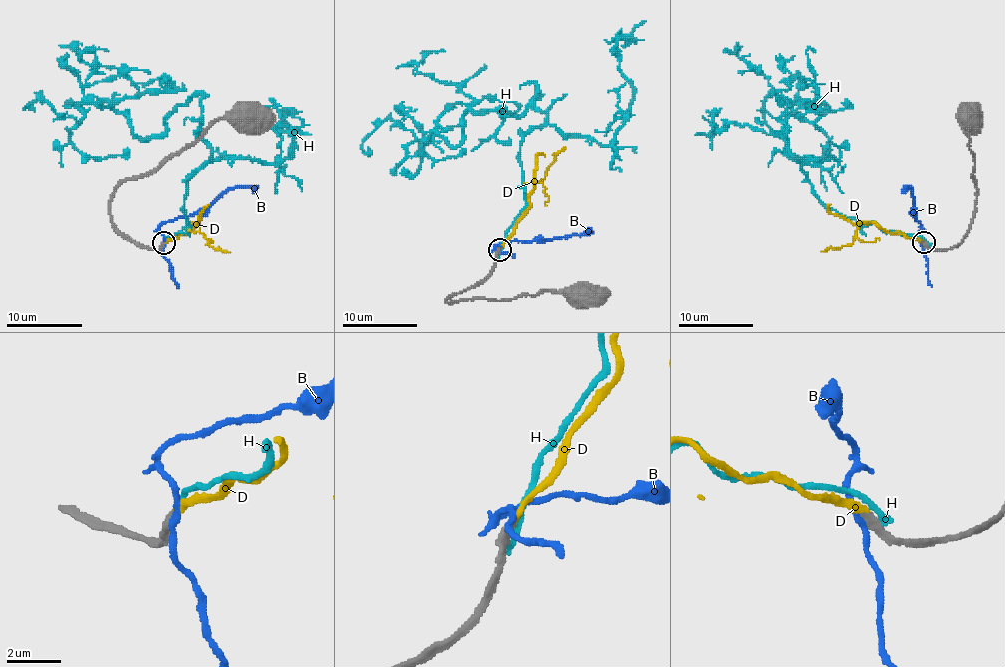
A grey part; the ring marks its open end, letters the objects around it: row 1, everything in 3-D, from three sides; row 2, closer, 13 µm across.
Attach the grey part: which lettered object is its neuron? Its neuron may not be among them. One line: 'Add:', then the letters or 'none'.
Add: D

